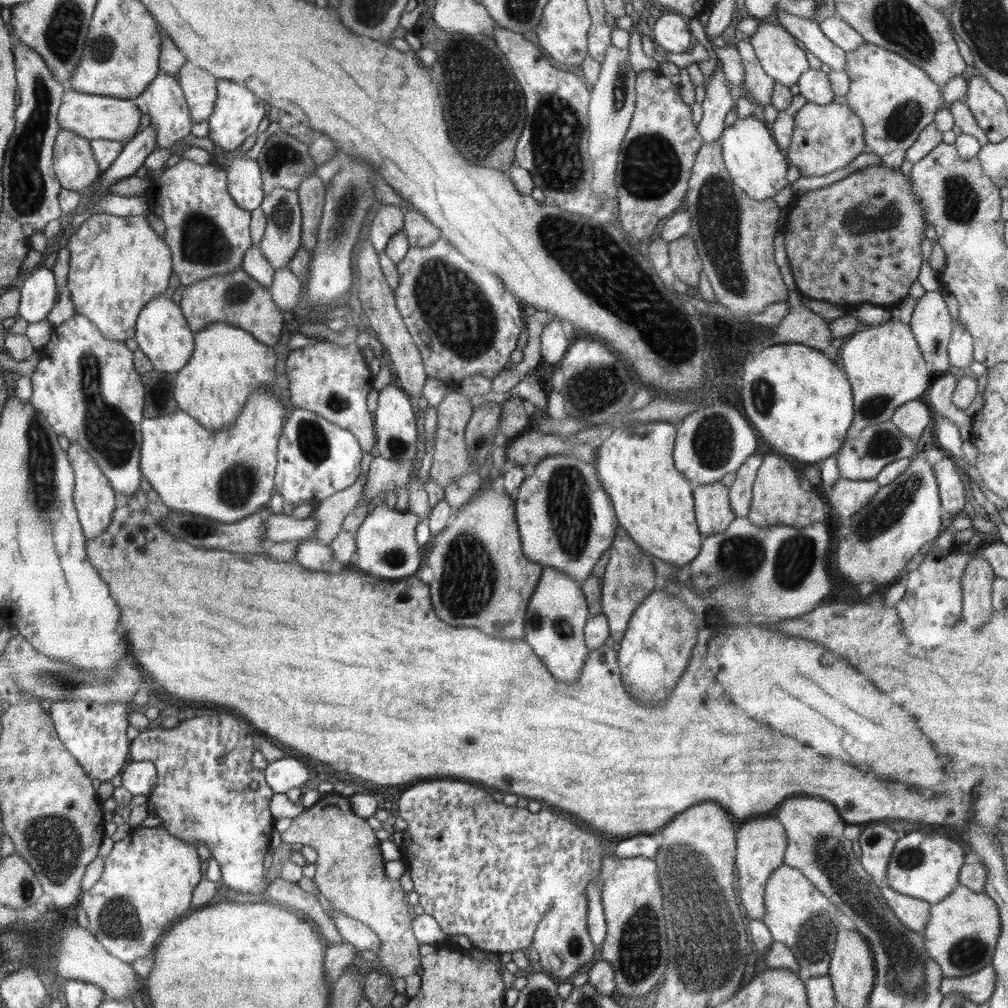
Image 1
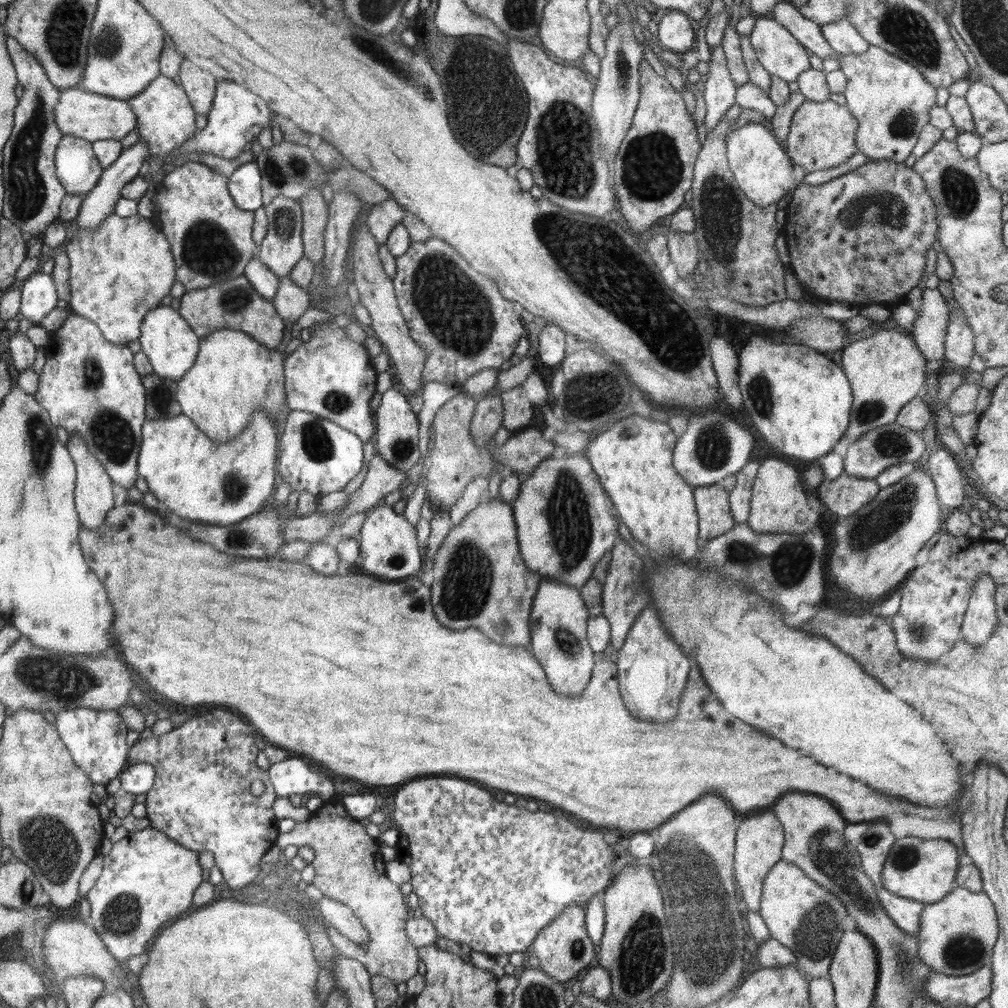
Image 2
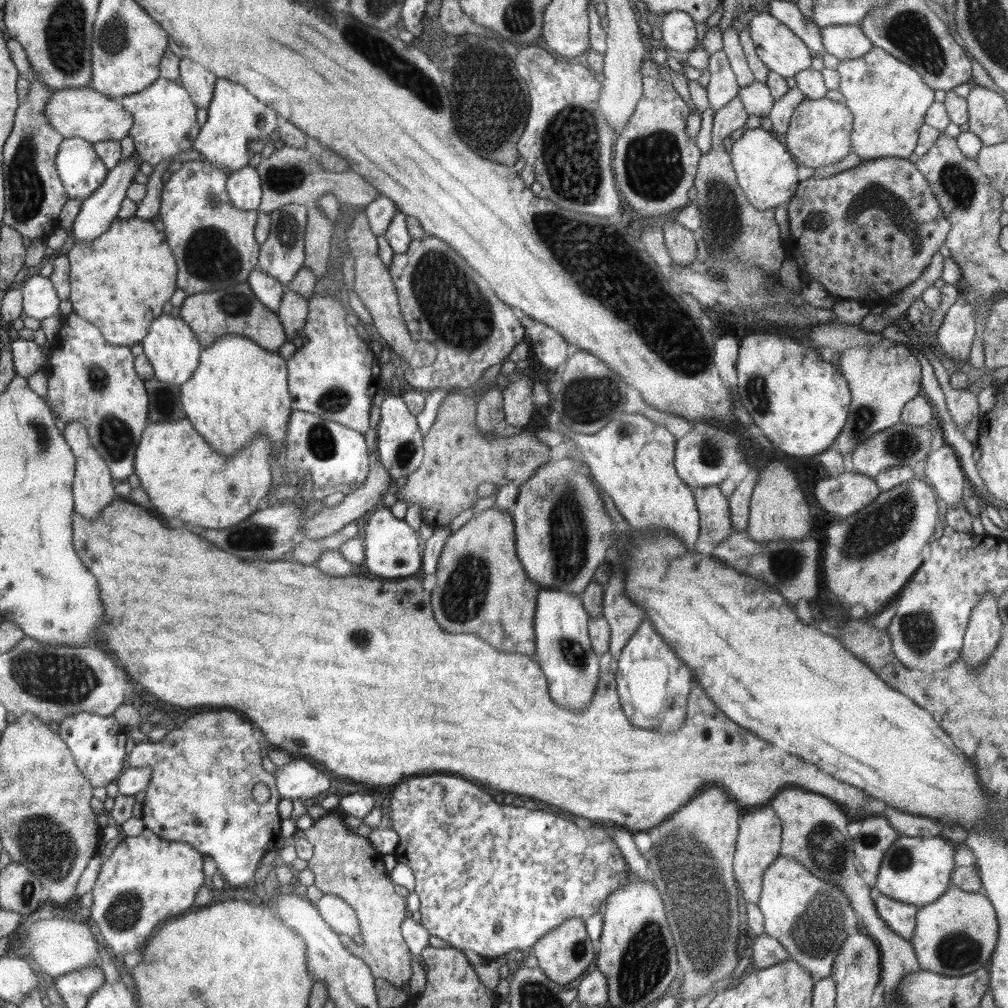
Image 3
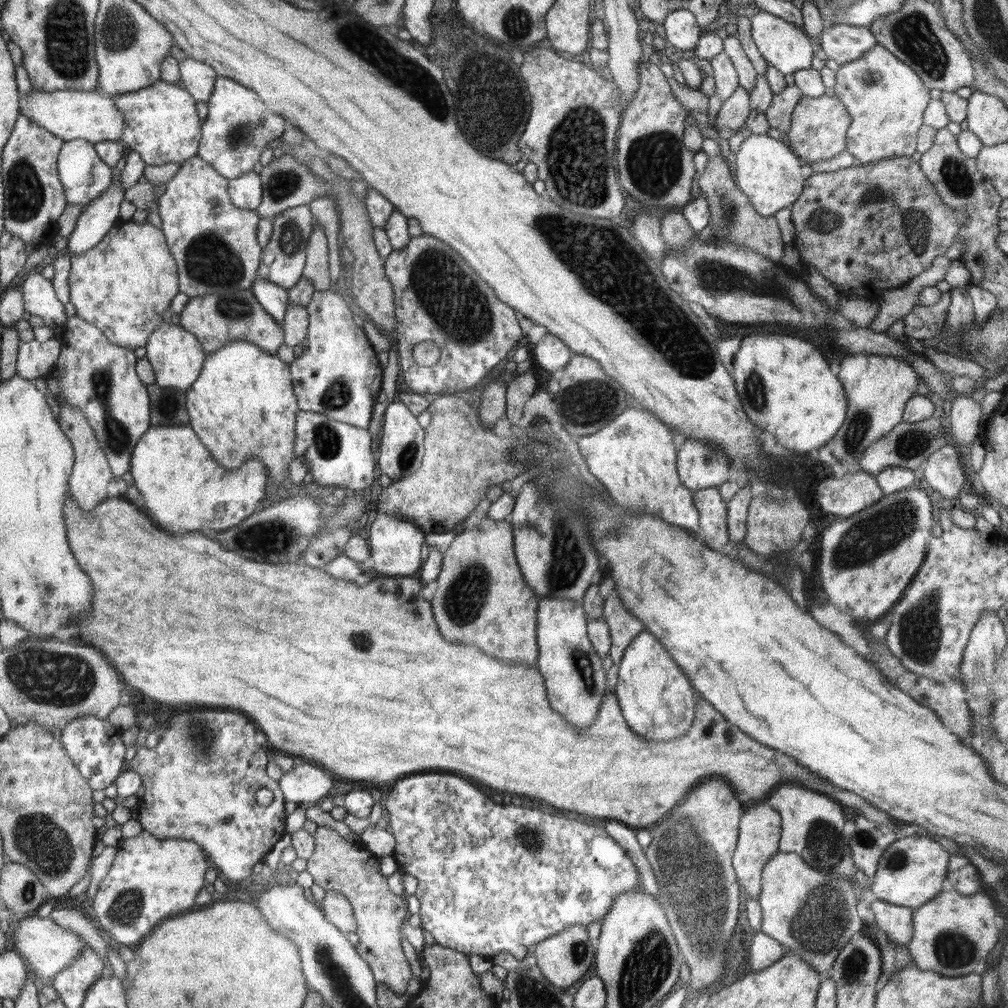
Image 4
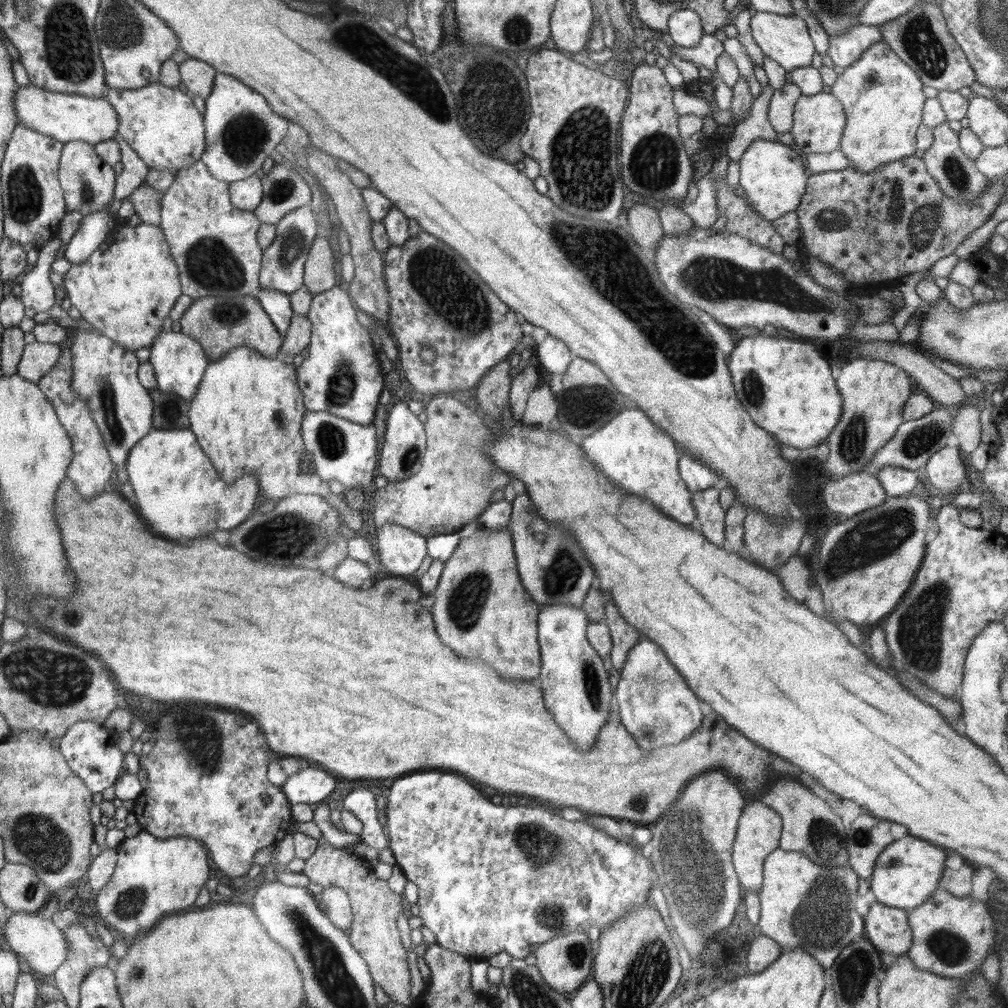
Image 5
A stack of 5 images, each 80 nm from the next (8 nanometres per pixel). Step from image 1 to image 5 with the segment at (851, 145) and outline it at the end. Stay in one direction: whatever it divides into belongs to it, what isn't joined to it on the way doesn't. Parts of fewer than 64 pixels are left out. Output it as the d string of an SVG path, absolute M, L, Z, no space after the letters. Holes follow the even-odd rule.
M820 92L820 94L800 96L796 102L793 115L793 127L790 134L793 136L794 149L802 154L830 154L834 150L840 150L843 130L846 126L846 114L842 104L832 94Z

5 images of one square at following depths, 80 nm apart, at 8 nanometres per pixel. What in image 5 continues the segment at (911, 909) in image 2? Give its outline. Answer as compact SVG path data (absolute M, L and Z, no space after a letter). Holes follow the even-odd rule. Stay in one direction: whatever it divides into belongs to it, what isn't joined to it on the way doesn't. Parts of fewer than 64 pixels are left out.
M872 903L865 917L864 938L868 939L875 949L884 954L894 954L899 957L909 951L913 932L908 926L907 909L894 908Z

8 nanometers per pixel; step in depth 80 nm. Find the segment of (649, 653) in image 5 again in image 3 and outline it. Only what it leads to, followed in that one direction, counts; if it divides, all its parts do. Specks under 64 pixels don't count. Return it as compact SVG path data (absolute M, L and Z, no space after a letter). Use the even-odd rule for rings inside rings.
M644 618L640 627L633 632L622 649L615 673L617 694L622 712L628 716L630 724L648 730L676 732L686 716L688 695L690 695L693 673L680 660L654 629L652 621Z

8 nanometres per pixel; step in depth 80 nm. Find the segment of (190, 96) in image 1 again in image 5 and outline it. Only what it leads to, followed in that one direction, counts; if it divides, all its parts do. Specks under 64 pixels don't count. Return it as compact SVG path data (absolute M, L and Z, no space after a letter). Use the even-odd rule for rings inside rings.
M188 57L179 65L181 82L188 88L188 93L204 100L211 94L214 86L216 69L203 60Z

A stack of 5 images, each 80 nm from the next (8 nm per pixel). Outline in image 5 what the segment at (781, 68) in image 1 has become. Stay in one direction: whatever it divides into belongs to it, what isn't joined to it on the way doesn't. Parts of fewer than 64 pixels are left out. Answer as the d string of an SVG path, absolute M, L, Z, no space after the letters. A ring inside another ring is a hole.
M756 11L756 14L751 16L751 33L765 56L772 57L786 72L811 66L816 53L815 46L802 13L780 16L771 12Z

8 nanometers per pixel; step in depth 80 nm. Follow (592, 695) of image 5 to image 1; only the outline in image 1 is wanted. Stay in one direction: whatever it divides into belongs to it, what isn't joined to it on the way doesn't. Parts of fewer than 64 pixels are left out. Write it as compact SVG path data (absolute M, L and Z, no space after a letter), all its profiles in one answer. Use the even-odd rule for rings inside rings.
M544 567L524 615L524 640L540 657L548 672L560 682L573 684L580 676L590 651L584 632L589 617L581 584L554 568Z

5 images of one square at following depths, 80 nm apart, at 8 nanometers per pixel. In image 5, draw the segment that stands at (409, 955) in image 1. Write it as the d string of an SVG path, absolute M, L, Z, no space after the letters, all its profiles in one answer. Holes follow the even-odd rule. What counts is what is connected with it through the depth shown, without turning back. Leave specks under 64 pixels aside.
M322 839L317 841L317 847L312 856L305 860L303 873L316 884L323 888L337 886L343 888L349 896L351 909L353 912L353 924L350 927L350 934L347 936L356 949L356 952L366 961L369 966L370 974L372 975L375 984L379 984L384 992L391 998L392 1001L403 1004L408 1007L415 1002L415 999L410 995L410 971L408 969L407 951L400 940L400 932L396 927L396 920L402 914L402 898L399 894L390 890L387 881L378 879L374 874L374 864L368 862L355 853L346 853L342 848L334 848L328 841Z

